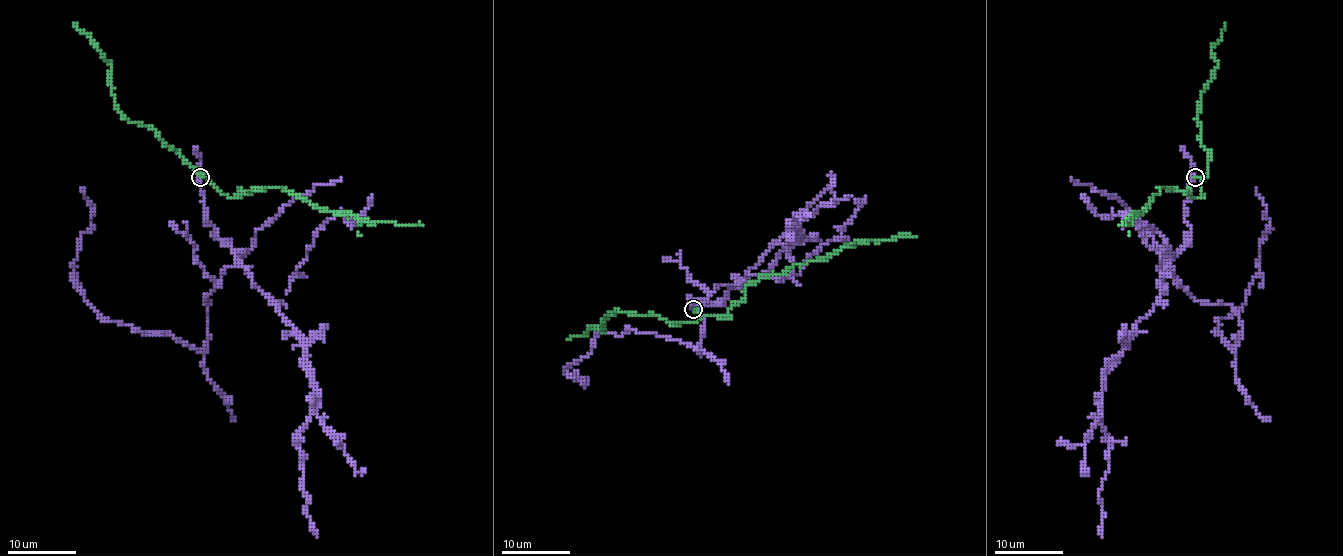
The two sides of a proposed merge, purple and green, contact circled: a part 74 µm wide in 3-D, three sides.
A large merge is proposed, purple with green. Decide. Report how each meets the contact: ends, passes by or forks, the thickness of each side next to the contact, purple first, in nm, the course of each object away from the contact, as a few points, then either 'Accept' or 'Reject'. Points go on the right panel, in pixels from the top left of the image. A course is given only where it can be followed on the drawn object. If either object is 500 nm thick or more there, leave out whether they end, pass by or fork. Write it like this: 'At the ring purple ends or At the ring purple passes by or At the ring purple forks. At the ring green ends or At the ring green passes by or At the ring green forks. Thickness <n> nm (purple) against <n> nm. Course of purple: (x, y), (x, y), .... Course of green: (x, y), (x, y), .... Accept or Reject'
At the ring purple passes by. At the ring green ends. Thickness 180 nm (purple) against 280 nm. Course of purple: (1195, 176), (1173, 279), (1233, 306), (1243, 332), (1233, 349), (1216, 329), (1258, 271), (1269, 224), (1255, 188). Course of green: (1195, 176), (1202, 181), (1202, 197), (1192, 197), (1181, 190), (1162, 187), (1145, 209), (1135, 212), (1123, 224). Reject

